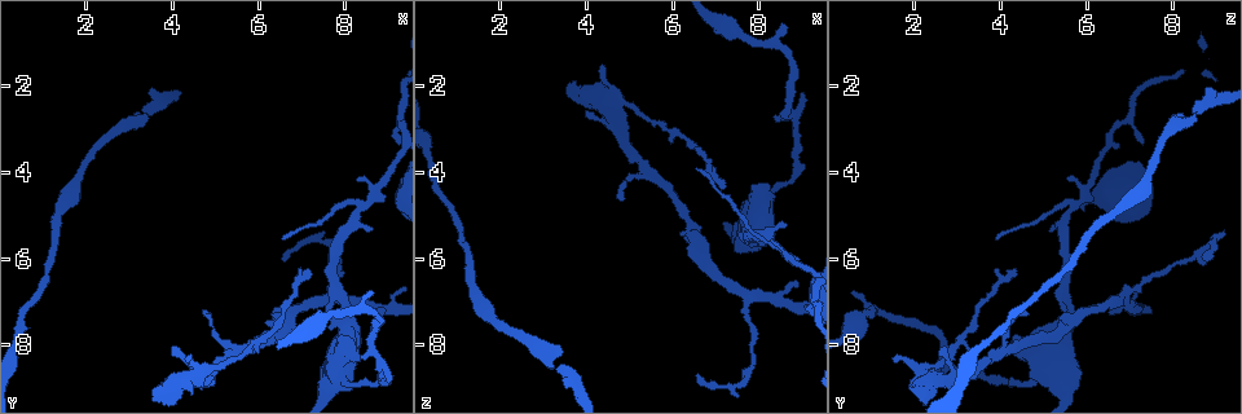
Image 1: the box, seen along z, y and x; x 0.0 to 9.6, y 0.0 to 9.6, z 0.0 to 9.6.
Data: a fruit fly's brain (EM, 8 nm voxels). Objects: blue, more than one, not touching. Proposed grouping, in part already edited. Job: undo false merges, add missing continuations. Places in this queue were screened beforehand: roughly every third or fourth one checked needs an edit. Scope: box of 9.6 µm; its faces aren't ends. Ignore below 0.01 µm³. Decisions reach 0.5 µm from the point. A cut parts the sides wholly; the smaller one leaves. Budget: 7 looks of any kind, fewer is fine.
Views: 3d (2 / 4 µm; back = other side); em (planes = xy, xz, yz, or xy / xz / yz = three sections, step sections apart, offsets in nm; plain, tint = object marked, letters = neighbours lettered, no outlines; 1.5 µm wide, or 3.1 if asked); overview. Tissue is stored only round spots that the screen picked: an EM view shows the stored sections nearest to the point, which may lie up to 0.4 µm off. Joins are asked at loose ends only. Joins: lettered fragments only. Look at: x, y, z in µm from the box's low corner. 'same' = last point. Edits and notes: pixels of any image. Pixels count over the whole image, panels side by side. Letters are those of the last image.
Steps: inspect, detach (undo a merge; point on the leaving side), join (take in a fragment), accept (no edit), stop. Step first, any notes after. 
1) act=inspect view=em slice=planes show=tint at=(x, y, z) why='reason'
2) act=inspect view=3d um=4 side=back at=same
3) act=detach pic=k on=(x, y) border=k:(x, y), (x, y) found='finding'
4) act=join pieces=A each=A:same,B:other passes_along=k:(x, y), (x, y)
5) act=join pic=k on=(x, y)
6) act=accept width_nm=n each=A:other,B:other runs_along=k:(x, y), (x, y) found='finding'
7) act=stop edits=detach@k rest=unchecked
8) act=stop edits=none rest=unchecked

act=inspect view=em slice=planes show=letters at=(8.60, 5.35, 5.30) why='free end'

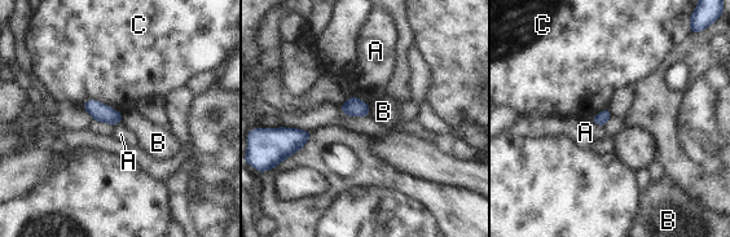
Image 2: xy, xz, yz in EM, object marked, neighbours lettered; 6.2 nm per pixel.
act=accept each=A:other,B:other,C:other border=2:(590, 121), (603, 127) found='no lettered fragment goes on from it'

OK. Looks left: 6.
act=inspect view=3d um=2 at=(8.85, 7.30, 6.50) why='branch stops here'

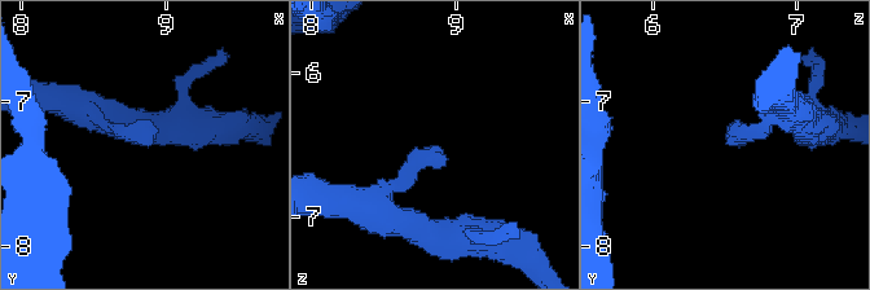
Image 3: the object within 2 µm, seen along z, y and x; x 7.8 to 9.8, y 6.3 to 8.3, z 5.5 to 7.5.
act=inspect view=em slice=planes show=letters at=(8.82, 7.28, 6.52)

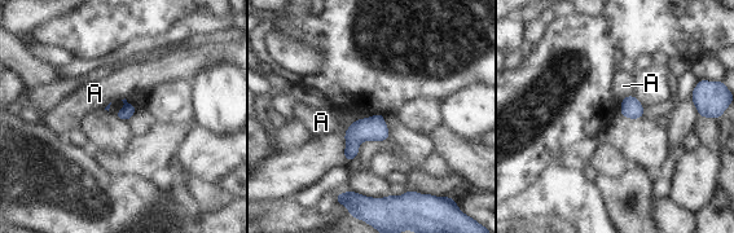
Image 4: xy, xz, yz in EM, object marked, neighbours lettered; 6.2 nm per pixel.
act=accept longest_contact=A:100nm each=A:other found='no lettered fragment goes on from it'

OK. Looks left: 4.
act=inspect view=em slice=xz step=4 show=letters at=(7.25, 6.35, 4.25)

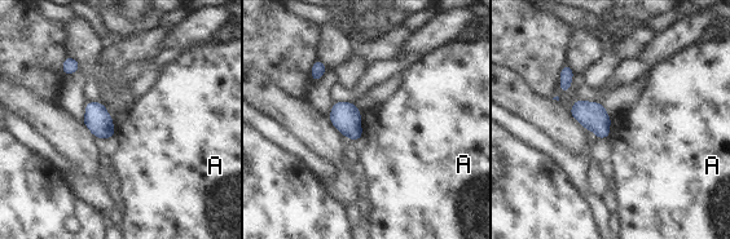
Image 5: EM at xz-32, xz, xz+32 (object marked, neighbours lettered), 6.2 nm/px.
act=inspect view=em slice=planes show=letters at=same why='another direction'

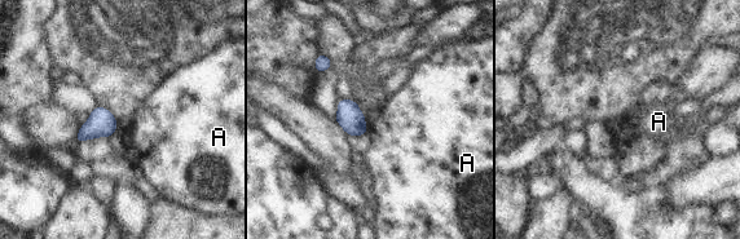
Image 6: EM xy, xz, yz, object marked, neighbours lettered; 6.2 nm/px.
act=accept longest_contact=A:30nm each=A:other border=6:(366, 128), (368, 132) found='no lettered fragment goes on from it'

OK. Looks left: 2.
act=stop edits=none rest=unchecked

